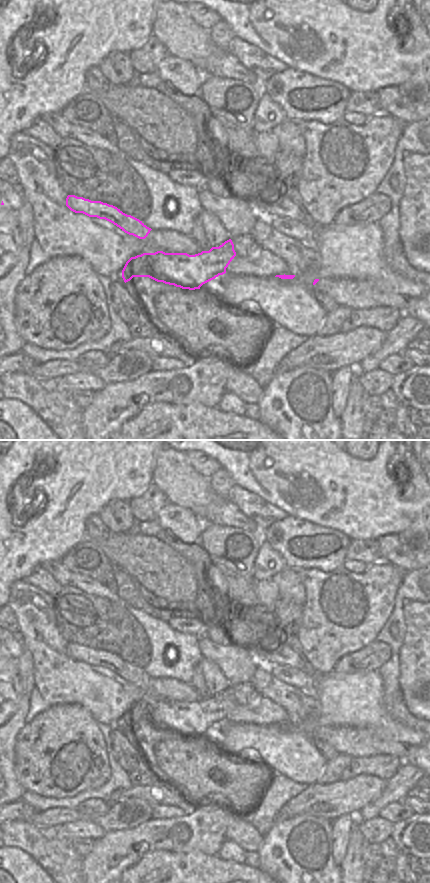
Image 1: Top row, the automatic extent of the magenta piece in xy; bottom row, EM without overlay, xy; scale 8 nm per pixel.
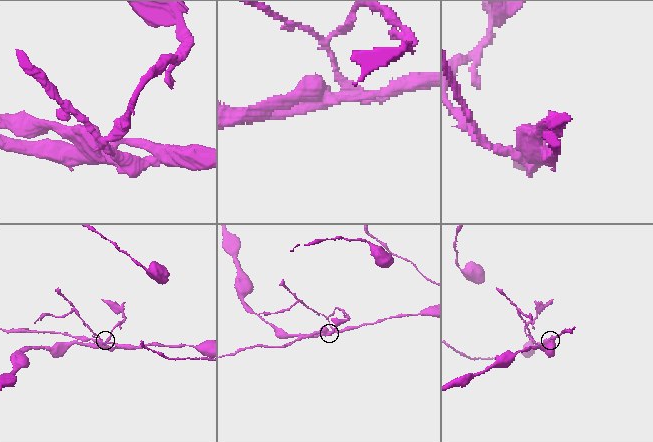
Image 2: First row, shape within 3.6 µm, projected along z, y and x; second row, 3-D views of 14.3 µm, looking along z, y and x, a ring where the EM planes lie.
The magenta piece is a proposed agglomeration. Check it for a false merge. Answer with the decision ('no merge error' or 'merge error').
merge error

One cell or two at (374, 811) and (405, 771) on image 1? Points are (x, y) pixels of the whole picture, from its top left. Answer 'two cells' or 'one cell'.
one cell

